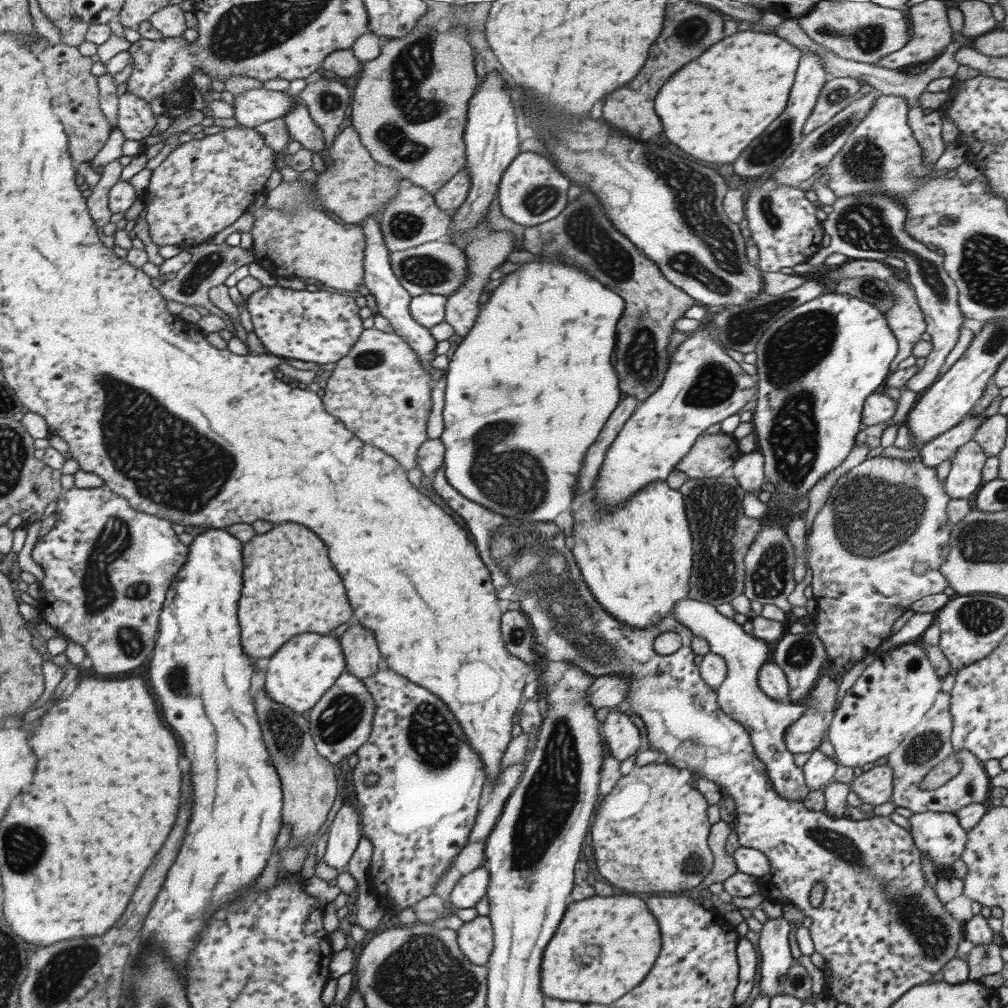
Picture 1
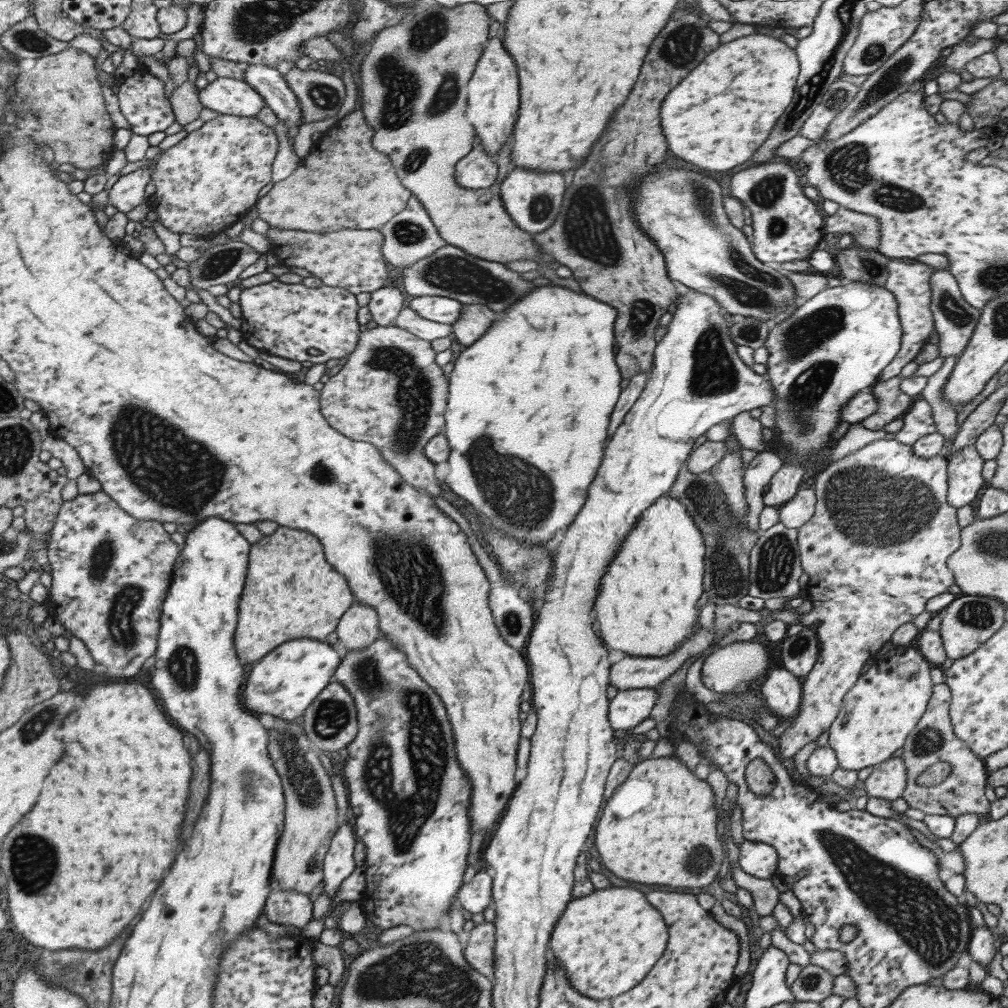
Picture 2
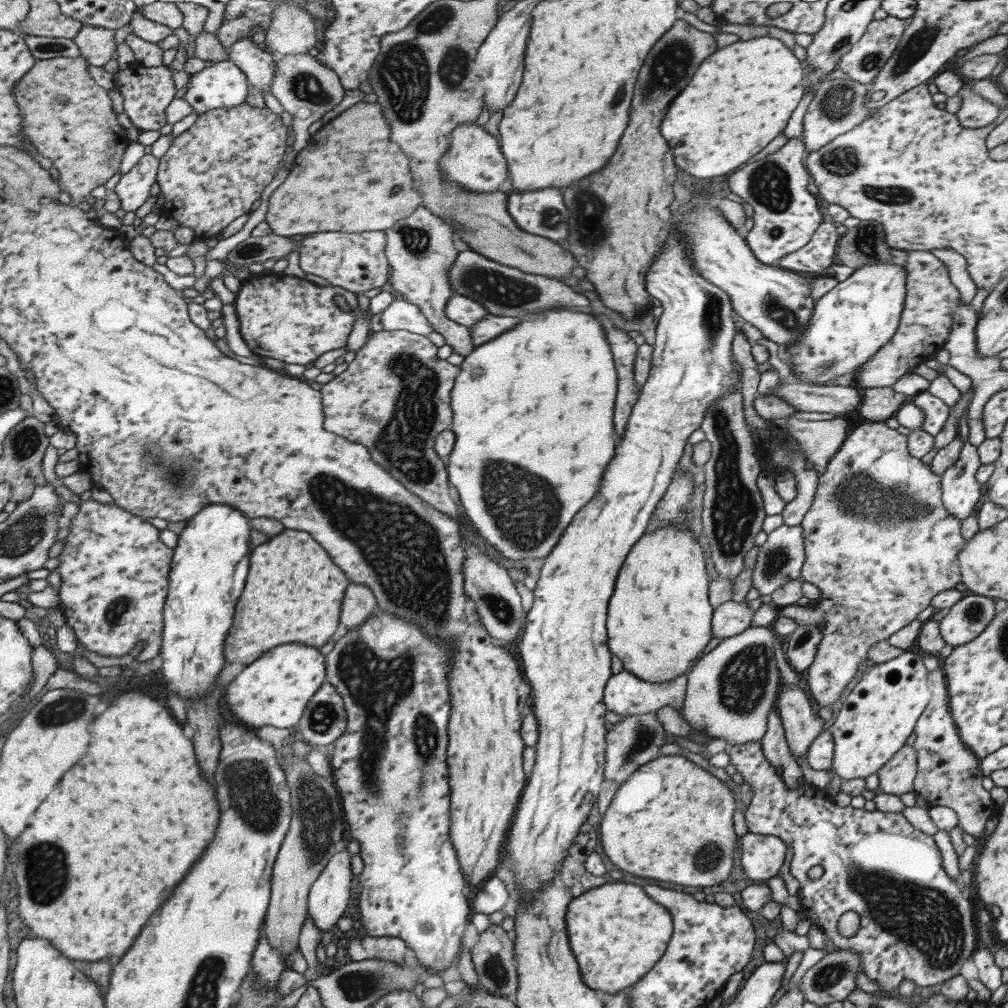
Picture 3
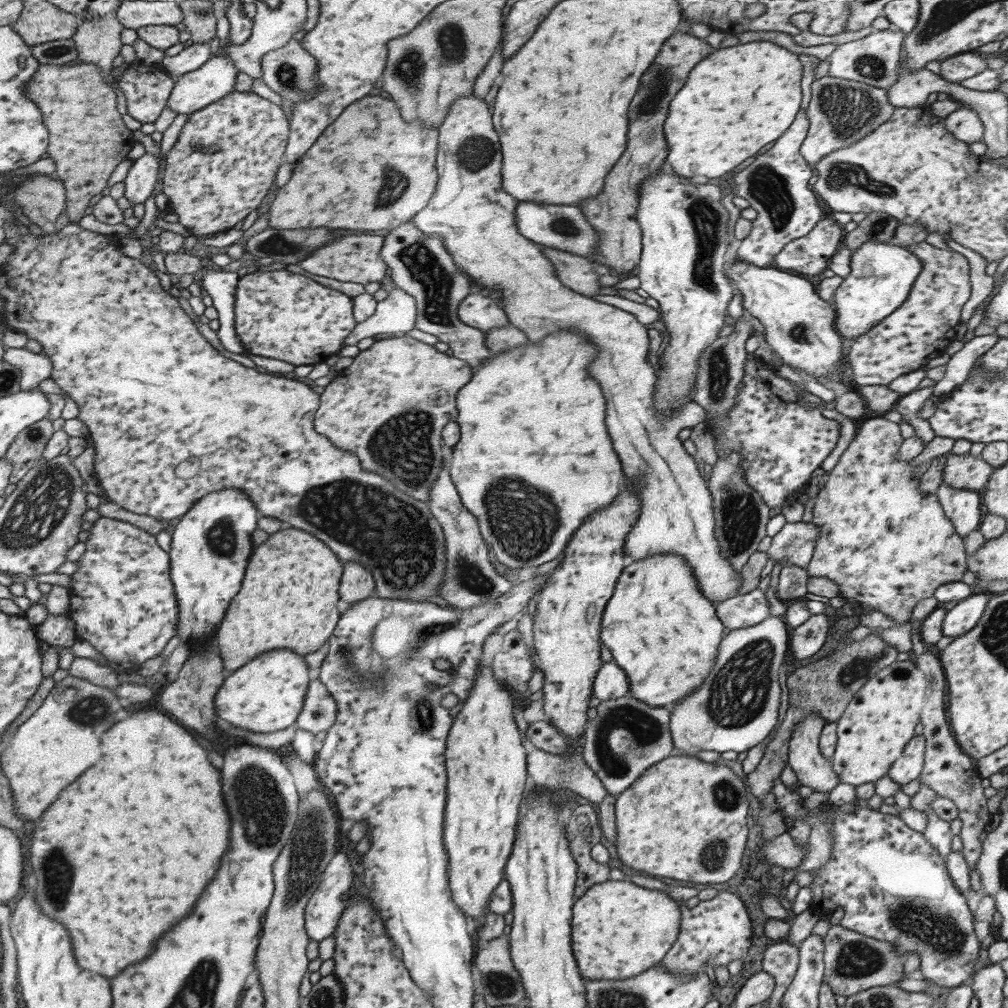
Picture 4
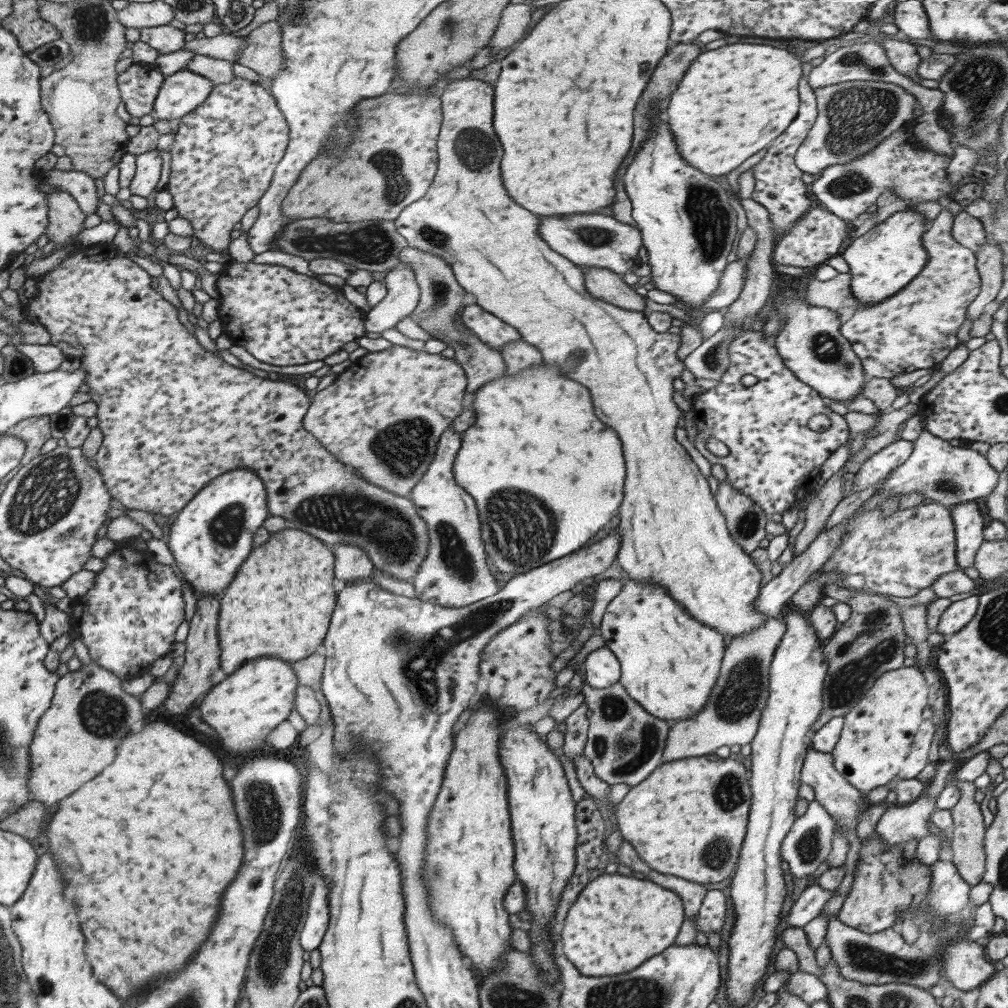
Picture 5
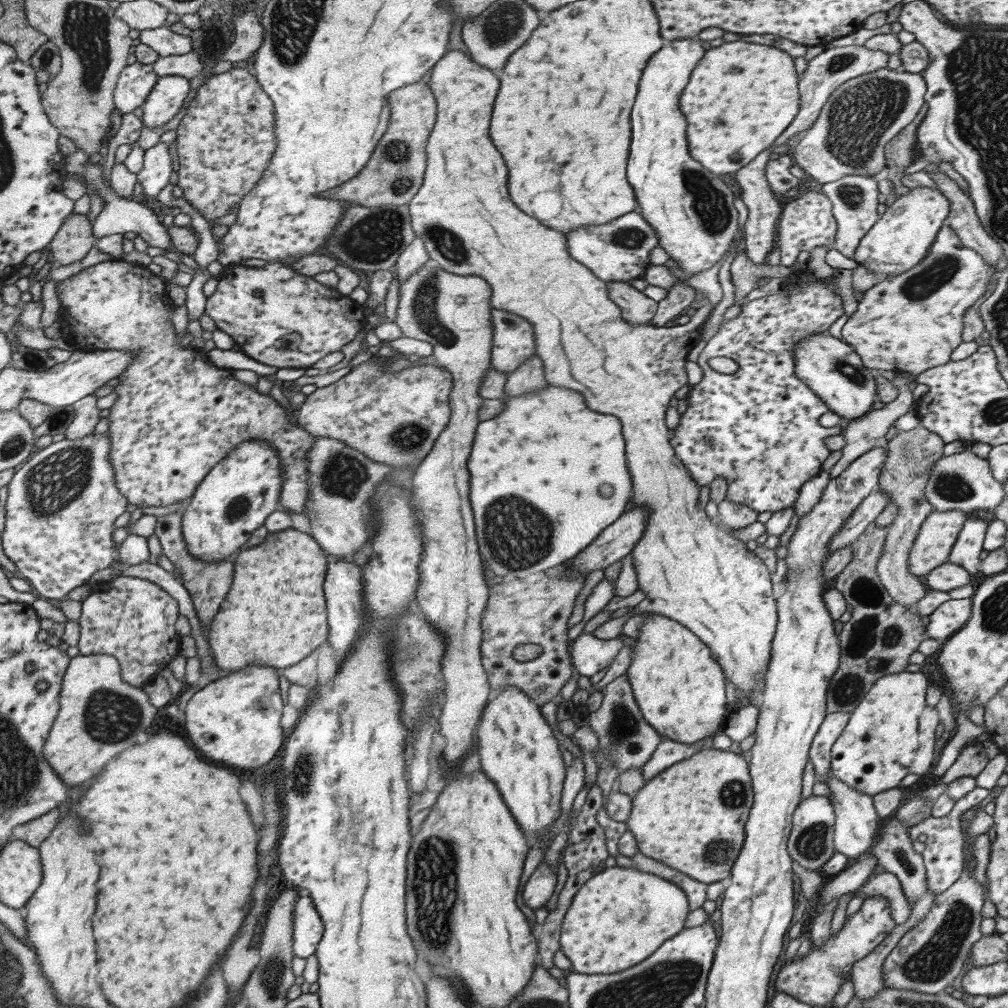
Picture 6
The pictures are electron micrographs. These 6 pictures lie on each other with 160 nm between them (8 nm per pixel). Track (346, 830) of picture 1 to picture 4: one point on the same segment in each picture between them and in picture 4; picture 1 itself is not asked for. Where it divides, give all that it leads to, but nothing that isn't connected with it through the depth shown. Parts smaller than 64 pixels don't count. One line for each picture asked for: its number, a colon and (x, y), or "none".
2: (338, 862)
3: (327, 899)
4: (323, 909)

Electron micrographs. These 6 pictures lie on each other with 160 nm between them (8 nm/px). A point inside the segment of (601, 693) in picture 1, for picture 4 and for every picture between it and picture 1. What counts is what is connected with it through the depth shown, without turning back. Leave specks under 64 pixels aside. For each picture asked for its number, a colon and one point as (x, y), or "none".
2: (630, 672)
3: (730, 618)
4: (743, 610)

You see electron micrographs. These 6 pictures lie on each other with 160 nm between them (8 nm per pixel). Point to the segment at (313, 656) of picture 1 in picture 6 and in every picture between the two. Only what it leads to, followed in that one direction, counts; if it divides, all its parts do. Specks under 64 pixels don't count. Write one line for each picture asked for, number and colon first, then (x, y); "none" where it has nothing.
2: (283, 684)
3: (275, 689)
4: (267, 694)
5: (242, 708)
6: (235, 720)

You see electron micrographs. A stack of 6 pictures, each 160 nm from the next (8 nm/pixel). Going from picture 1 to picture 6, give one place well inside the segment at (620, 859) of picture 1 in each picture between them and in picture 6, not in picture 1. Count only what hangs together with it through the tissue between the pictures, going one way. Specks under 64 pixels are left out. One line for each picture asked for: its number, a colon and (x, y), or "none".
2: (658, 826)
3: (670, 819)
4: (681, 818)
5: (688, 817)
6: (690, 817)

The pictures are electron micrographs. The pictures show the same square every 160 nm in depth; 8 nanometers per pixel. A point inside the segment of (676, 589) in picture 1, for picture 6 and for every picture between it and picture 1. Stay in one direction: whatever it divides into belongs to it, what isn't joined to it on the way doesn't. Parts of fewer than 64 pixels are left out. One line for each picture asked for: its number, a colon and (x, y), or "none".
2: (646, 604)
3: (658, 616)
4: (661, 631)
5: (669, 662)
6: (678, 687)

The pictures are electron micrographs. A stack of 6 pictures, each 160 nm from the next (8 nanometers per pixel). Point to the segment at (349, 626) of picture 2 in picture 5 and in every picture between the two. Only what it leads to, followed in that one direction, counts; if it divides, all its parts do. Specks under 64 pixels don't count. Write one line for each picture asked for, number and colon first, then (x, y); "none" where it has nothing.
3: (358, 604)
4: (356, 583)
5: (351, 563)

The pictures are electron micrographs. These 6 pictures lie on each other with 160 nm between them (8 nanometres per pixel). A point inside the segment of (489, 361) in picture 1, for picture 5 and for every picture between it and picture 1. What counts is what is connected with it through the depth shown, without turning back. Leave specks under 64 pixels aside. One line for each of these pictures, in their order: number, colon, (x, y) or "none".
2: (533, 394)
3: (531, 409)
4: (522, 420)
5: (536, 440)

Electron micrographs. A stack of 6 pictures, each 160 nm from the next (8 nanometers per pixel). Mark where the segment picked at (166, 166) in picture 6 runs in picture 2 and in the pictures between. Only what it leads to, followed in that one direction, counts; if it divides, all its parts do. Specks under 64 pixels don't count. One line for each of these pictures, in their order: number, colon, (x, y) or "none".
2: (127, 192)
3: (132, 189)
4: (139, 182)
5: (147, 164)

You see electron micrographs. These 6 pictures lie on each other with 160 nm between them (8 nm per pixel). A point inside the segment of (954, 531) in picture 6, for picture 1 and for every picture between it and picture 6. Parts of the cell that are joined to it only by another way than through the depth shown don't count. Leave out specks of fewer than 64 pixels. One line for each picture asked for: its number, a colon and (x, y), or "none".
1: (874, 548)
2: (875, 549)
3: (878, 544)
4: (886, 546)
5: (899, 555)

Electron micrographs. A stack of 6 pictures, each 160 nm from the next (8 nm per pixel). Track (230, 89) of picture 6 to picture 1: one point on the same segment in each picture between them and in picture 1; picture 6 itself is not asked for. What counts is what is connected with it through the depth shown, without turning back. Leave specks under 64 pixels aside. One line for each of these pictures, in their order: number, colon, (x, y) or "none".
1: (202, 186)
2: (208, 180)
3: (212, 173)
4: (224, 160)
5: (222, 159)

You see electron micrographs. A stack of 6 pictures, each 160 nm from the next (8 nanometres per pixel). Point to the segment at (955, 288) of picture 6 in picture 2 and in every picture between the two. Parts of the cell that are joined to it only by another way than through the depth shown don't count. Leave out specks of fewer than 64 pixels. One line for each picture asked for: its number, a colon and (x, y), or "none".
2: (908, 282)
3: (930, 299)
4: (921, 328)
5: (915, 328)

